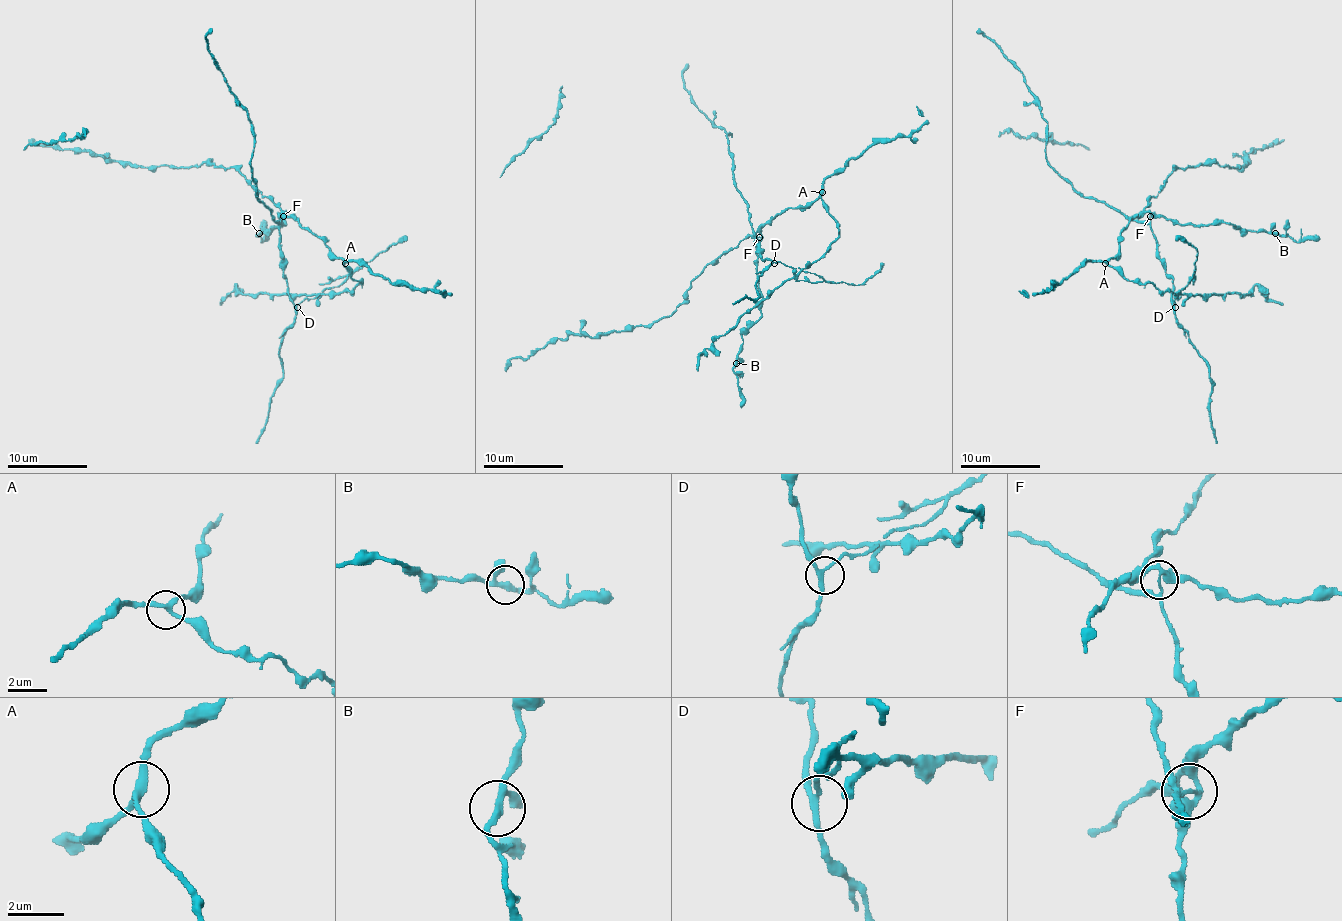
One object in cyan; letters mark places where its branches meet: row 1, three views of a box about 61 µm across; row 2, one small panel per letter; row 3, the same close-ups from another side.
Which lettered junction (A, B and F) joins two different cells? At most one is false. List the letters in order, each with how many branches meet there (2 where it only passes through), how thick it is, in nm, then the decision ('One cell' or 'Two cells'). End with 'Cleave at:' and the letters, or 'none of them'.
A: Branches: 3. Thickness 240 nm. One cell
B: Branches: 3. Thickness 220 nm. One cell
F: Branches: 3. Thickness 150 nm. Two cells
Cleave at: F

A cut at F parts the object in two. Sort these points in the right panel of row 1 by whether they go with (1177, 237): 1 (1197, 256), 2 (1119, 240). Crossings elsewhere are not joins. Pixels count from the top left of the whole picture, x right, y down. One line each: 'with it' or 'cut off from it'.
1: with it
2: cut off from it

